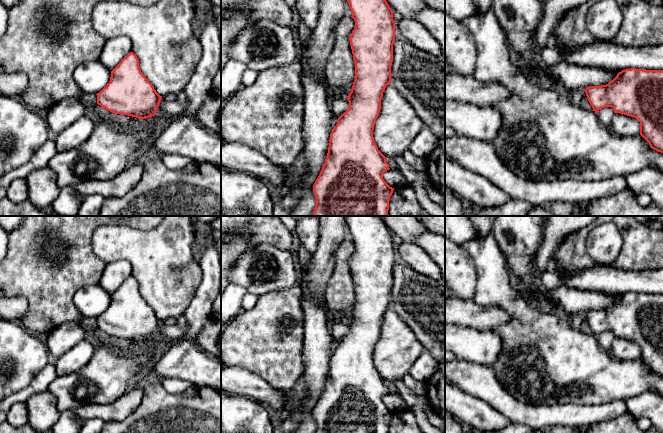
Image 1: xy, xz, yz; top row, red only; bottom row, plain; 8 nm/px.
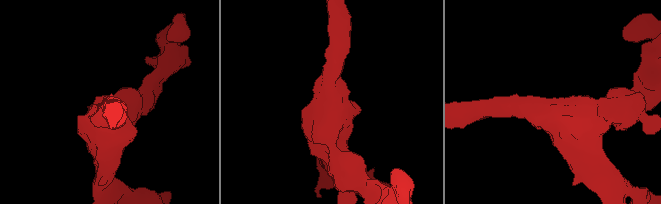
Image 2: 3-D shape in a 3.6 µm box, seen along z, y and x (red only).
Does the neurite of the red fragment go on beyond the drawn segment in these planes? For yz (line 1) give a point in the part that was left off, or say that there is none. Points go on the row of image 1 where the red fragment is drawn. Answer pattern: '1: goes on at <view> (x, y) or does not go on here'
1: does not go on here

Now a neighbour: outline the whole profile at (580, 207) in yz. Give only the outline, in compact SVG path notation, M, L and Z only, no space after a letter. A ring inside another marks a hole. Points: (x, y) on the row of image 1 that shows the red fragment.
M588 202L585 203L574 203L576 208L574 210L573 216L587 216L585 212L585 208L588 204Z

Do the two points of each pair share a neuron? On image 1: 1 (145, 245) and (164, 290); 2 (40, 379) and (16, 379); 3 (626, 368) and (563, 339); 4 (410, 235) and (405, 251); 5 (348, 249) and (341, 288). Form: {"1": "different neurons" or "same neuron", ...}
{"1": "same neuron", "2": "different neurons", "3": "same neuron", "4": "different neurons", "5": "same neuron"}

